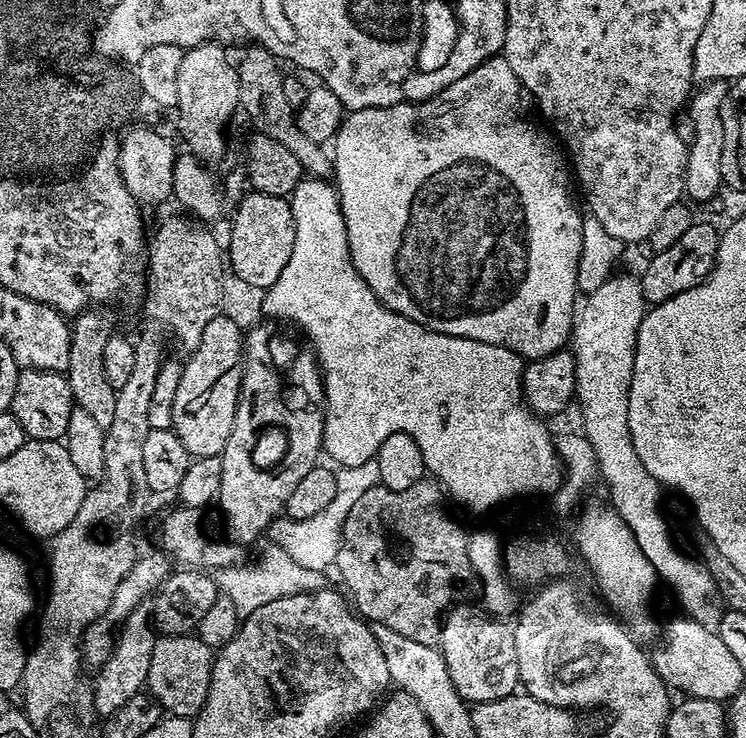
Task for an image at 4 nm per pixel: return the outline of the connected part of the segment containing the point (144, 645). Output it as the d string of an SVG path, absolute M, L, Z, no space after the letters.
M133 614L119 625L114 636L110 658L95 673L96 685L90 691L94 698L94 710L97 717L107 718L114 710L122 710L130 698L141 695L145 691L150 674L150 658L154 654L154 642L157 633L154 631L147 615Z

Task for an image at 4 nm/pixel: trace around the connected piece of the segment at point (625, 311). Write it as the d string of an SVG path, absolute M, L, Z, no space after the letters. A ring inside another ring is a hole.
M612 274L598 290L587 293L582 307L575 313L572 325L572 335L570 337L570 351L576 360L576 395L575 399L580 400L580 416L584 419L582 432L588 437L590 446L593 447L596 455L596 467L598 476L604 479L604 484L608 487L607 499L611 507L616 509L616 515L624 521L624 525L634 534L642 554L650 558L657 575L661 581L664 580L672 587L674 595L680 599L680 608L685 617L698 626L706 626L706 630L711 632L720 631L722 614L726 611L723 599L719 596L718 586L715 585L714 578L711 577L710 570L695 555L688 553L688 548L684 545L684 540L668 525L666 517L660 513L660 492L662 485L642 466L638 459L638 453L634 451L634 438L630 438L630 422L628 421L628 411L630 410L630 382L634 374L634 358L636 357L636 343L638 342L638 330L642 326L642 318L646 311L646 301L644 291L639 279L632 276L617 276Z

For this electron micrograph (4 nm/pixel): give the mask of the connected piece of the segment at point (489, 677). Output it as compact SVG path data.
M458 604L447 609L438 637L438 647L444 655L454 690L458 690L461 698L473 705L513 695L521 687L513 629L509 625L507 628L503 619L489 615L479 607Z

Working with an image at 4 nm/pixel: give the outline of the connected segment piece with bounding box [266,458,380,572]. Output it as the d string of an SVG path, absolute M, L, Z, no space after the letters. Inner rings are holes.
M374 458L362 462L362 466L340 468L336 472L334 499L326 506L326 510L301 520L281 514L268 523L267 539L274 546L280 546L282 550L286 550L286 554L290 554L290 558L294 558L294 562L299 562L300 565L306 566L310 570L324 572L328 568L331 569L335 565L336 555L340 549L346 514L350 514L354 502L358 502L358 498L362 498L362 494L366 494L366 490L377 487L379 484L378 462Z

